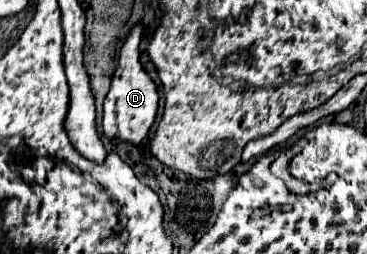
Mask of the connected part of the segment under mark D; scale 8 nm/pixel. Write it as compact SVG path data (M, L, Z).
M141 25L133 27L129 33L125 45L121 47L121 59L119 67L113 73L111 89L105 97L103 105L103 133L109 139L127 141L133 145L141 145L141 141L147 137L159 109L159 93L153 79L147 75L139 61L139 41L141 41Z

